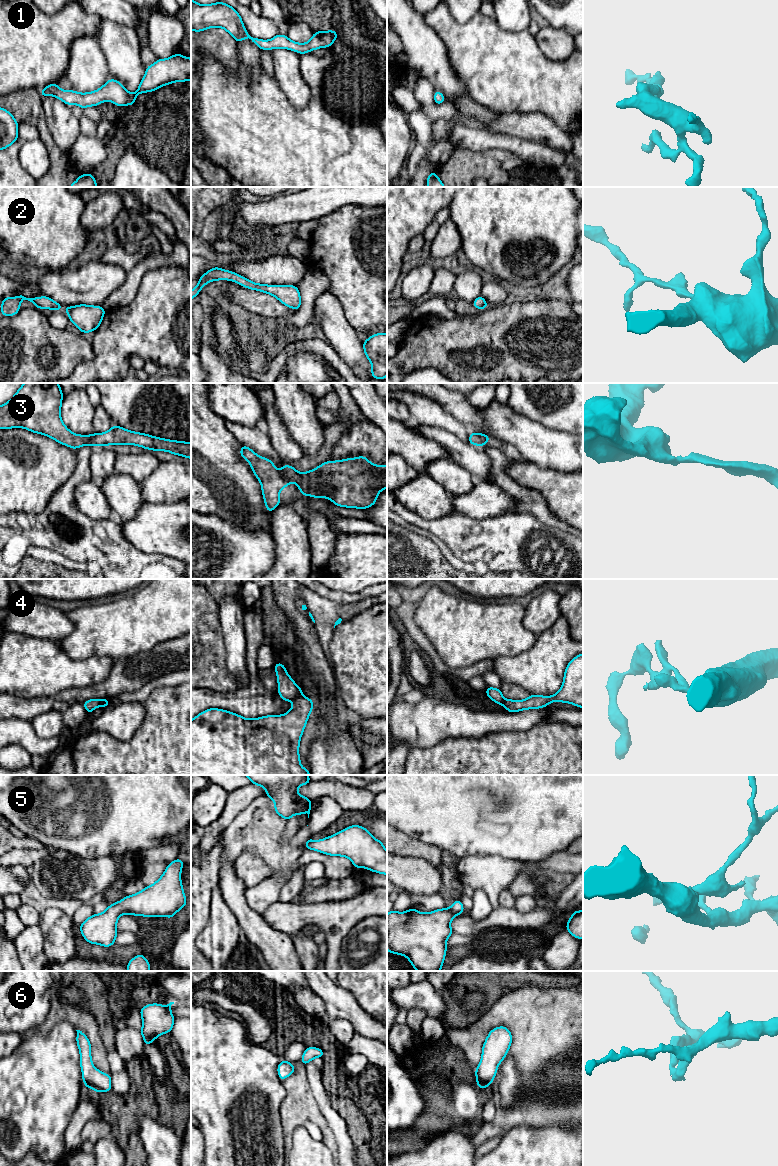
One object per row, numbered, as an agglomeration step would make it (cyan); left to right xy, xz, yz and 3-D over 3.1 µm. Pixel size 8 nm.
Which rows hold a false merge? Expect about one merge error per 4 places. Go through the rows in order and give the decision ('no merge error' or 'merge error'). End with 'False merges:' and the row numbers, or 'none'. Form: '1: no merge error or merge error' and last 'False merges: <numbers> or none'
1: no merge error
2: no merge error
3: no merge error
4: merge error
5: no merge error
6: no merge error
False merges: 4

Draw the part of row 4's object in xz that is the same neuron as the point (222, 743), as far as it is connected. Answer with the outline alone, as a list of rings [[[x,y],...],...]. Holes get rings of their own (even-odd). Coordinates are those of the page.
[[[300,695],[284,715],[247,719],[210,708],[191,720],[191,775],[310,775],[300,763],[299,744],[313,700]]]

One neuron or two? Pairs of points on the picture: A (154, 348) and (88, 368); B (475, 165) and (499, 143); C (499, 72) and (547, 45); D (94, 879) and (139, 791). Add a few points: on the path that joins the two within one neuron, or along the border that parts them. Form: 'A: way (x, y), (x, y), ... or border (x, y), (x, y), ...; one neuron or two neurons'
A: way (138, 348), (121, 348), (104, 365); one neuron
B: border (458, 147), (481, 152); two neurons
C: border (533, 36), (540, 50), (548, 58), (561, 62); two neurons
D: border (111, 855), (97, 857), (82, 856); two neurons

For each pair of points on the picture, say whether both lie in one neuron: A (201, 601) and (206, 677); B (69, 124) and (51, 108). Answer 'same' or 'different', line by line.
A: same
B: same

